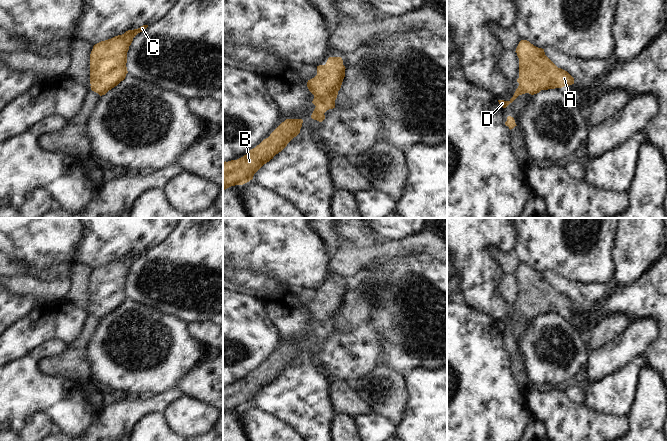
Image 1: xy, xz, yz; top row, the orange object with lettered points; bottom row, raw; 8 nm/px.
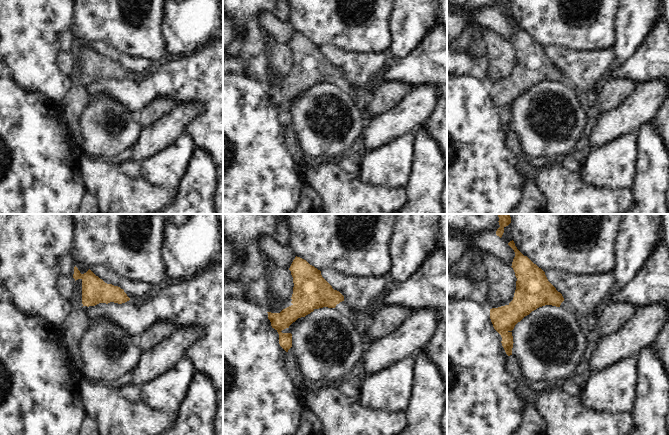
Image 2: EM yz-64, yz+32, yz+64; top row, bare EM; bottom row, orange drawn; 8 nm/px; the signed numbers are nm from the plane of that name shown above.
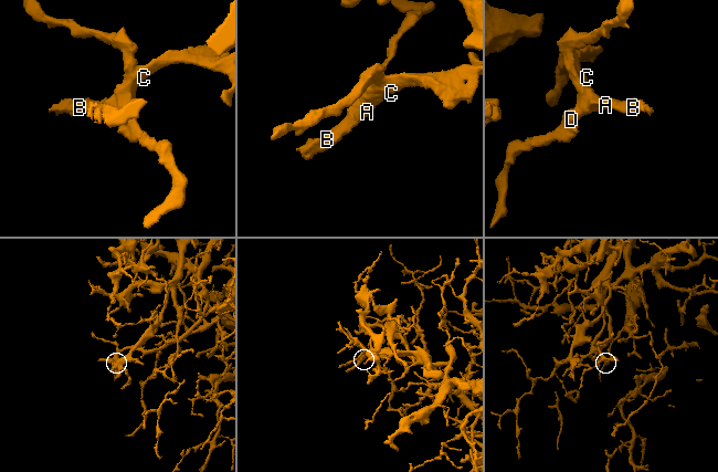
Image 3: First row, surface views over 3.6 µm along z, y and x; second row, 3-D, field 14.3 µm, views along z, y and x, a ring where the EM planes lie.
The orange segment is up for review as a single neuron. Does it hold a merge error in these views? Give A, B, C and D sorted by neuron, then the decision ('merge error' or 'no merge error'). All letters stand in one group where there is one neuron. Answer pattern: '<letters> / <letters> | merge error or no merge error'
A B C D | no merge error

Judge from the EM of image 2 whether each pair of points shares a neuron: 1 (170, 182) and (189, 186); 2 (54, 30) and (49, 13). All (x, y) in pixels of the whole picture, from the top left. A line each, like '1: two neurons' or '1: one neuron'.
1: two neurons
2: one neuron

